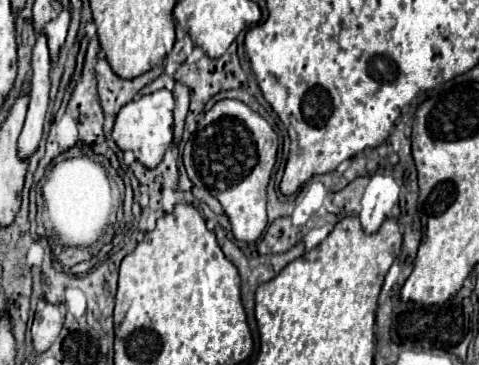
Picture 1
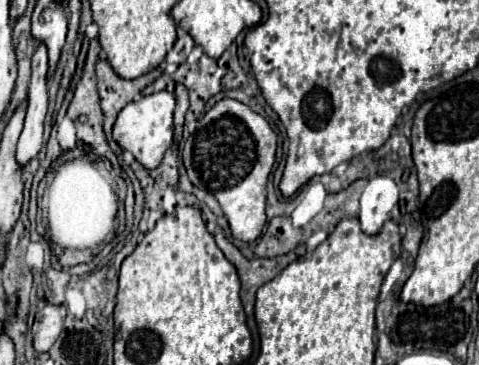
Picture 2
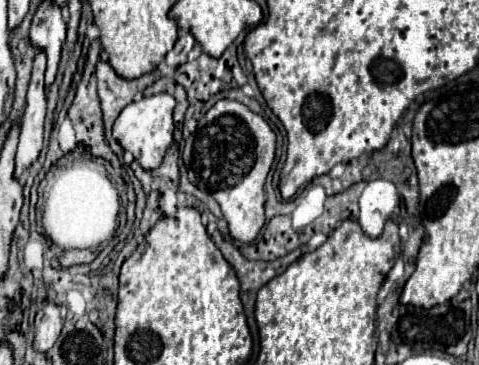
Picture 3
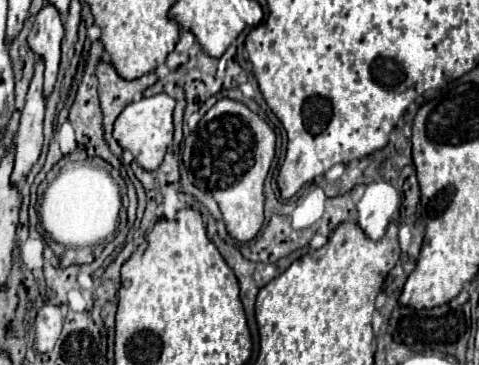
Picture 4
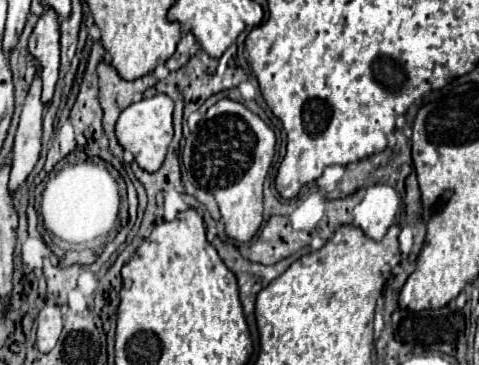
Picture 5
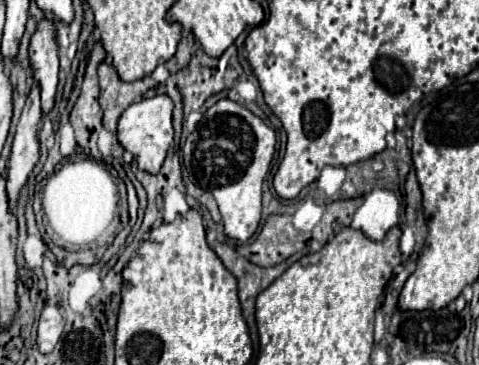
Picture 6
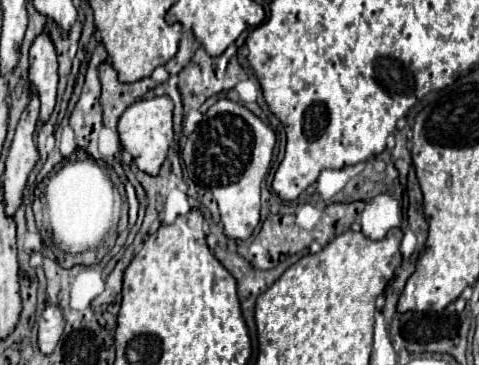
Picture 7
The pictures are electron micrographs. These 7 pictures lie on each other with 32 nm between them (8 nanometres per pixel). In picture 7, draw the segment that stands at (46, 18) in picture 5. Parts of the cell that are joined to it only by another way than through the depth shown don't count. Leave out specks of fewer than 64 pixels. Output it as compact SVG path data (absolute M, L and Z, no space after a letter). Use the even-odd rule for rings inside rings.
M46 30L34 38L30 48L30 84L40 96L40 124L44 124L54 110L58 86L56 48Z

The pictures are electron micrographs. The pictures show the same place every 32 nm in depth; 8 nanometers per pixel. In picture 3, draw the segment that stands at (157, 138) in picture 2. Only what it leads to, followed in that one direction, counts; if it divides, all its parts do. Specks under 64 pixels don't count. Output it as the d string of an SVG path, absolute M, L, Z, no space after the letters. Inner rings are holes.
M160 92L160 94L152 94L152 96L144 96L138 102L128 104L120 116L114 122L114 132L112 136L118 140L118 144L132 152L134 158L146 168L146 170L154 170L160 166L164 152L168 150L168 146L172 144L172 134L174 134L174 124L172 124L172 110L174 110L176 102L168 92Z

